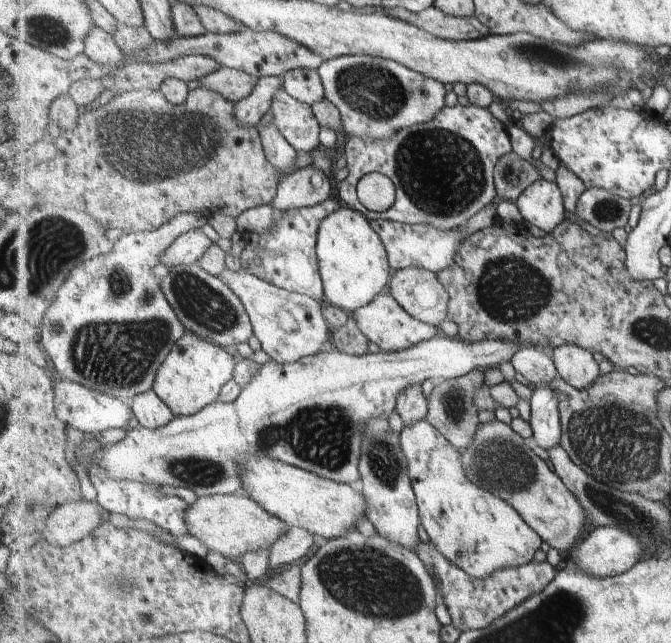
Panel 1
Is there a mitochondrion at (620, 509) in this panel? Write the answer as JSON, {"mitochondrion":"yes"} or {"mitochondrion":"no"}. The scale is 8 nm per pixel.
{"mitochondrion":"yes"}

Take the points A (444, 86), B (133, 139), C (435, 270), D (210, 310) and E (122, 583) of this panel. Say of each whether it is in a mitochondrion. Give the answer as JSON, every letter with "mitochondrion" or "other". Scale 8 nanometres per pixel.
{"A":"other","B":"mitochondrion","C":"other","D":"mitochondrion","E":"mitochondrion"}

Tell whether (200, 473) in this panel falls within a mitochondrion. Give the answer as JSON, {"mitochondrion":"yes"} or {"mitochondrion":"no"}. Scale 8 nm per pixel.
{"mitochondrion":"yes"}

